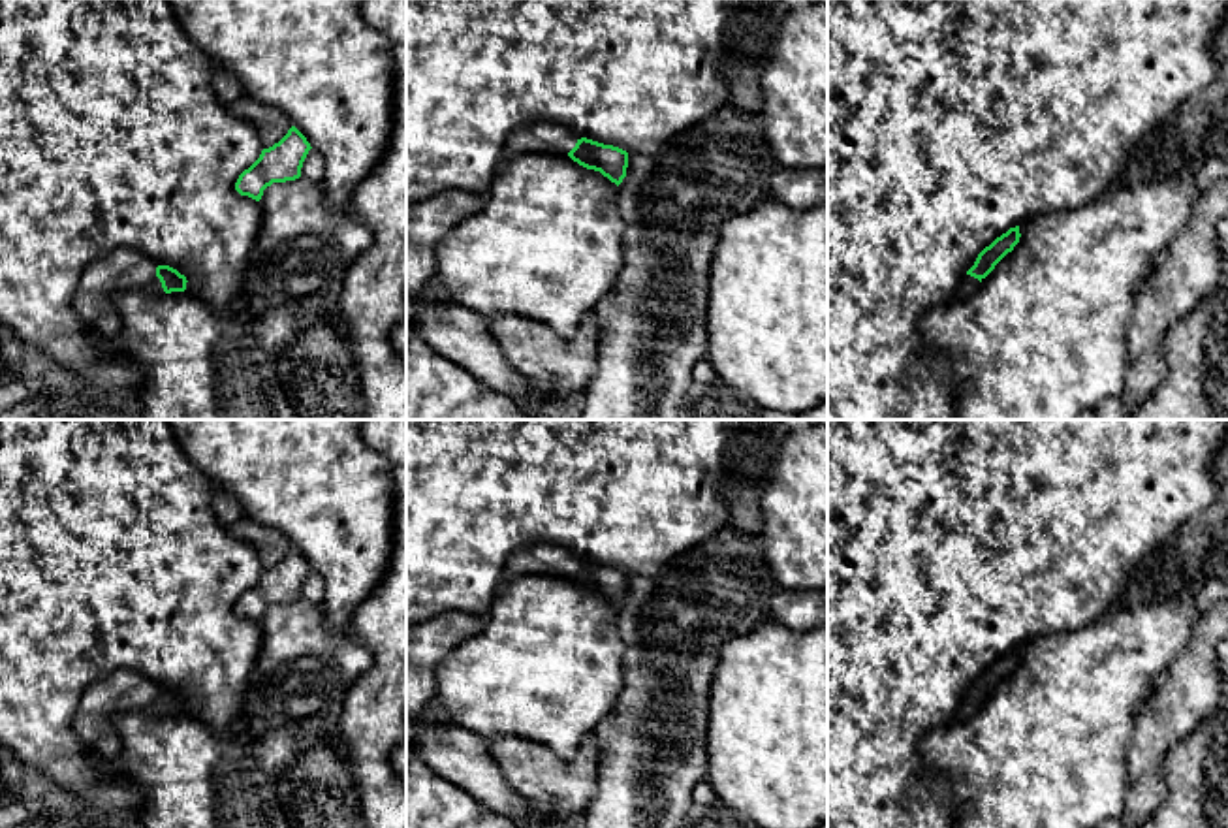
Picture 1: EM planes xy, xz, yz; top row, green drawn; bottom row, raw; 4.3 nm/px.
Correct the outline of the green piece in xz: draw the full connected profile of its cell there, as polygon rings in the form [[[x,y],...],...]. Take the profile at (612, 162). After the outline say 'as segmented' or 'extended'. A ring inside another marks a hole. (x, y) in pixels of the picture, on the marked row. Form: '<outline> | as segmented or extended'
[[[540,122],[528,128],[517,130],[502,151],[502,162],[519,154],[562,154],[587,169],[600,171],[617,186],[626,177],[628,152],[604,145],[587,137],[575,139],[570,130],[551,122]]] | extended

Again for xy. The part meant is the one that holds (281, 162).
[[[291,126],[278,143],[263,149],[260,158],[239,175],[235,190],[241,196],[260,201],[263,190],[273,183],[295,181],[301,177],[301,167],[310,149],[307,137]]] | as segmented

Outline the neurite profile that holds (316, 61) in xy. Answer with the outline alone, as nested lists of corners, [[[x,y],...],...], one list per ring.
[[[169,0],[173,13],[184,34],[207,56],[213,58],[216,68],[226,68],[243,85],[243,94],[280,109],[291,124],[307,137],[310,147],[323,158],[323,186],[327,203],[335,211],[346,211],[359,183],[372,171],[380,156],[386,152],[389,141],[389,128],[393,122],[393,55],[389,40],[378,30],[370,28],[361,17],[363,0]]]

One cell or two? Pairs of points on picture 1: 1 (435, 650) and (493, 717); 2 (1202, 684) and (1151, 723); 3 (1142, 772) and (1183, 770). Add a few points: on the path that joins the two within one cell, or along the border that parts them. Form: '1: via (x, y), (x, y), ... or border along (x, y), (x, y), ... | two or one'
1: border along (478, 633), (465, 638), (439, 665), (435, 697) | two
2: via (1189, 695), (1165, 719) | one
3: border along (1187, 736), (1163, 764), (1165, 798), (1155, 808) | two

